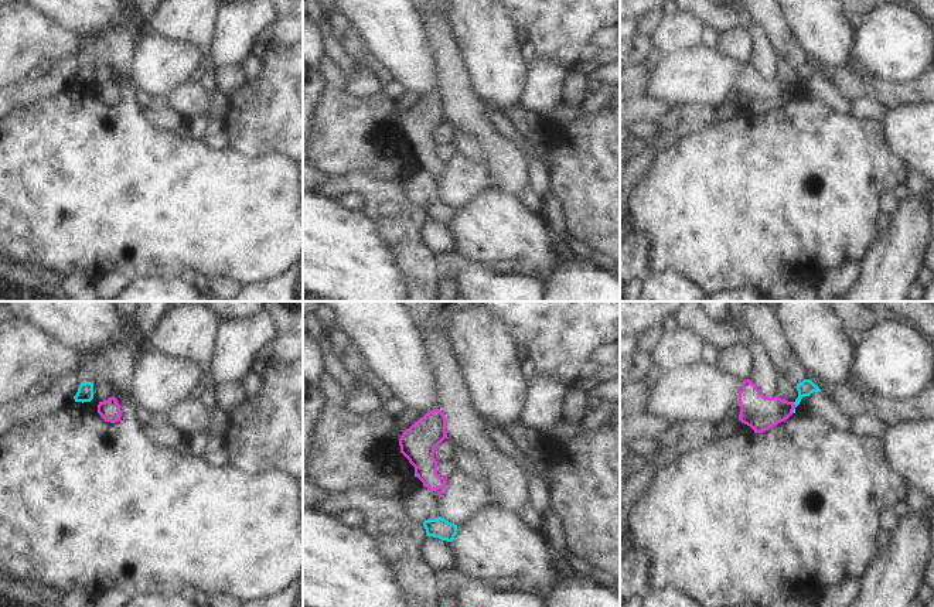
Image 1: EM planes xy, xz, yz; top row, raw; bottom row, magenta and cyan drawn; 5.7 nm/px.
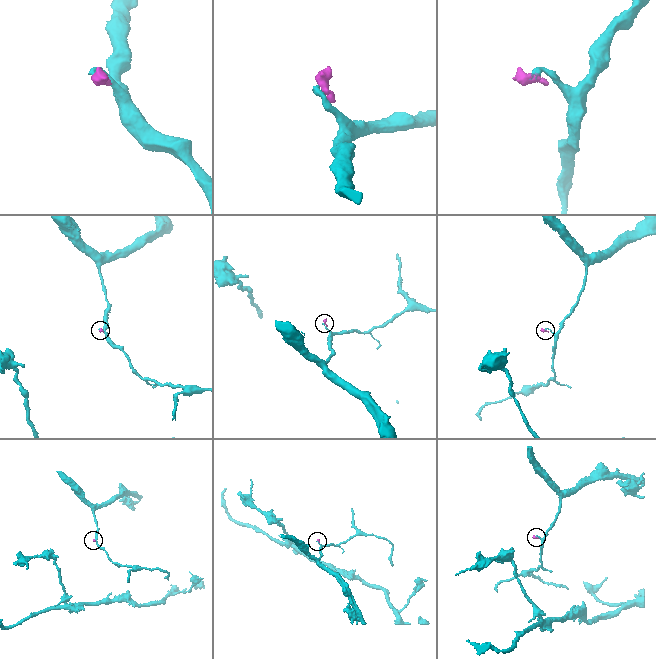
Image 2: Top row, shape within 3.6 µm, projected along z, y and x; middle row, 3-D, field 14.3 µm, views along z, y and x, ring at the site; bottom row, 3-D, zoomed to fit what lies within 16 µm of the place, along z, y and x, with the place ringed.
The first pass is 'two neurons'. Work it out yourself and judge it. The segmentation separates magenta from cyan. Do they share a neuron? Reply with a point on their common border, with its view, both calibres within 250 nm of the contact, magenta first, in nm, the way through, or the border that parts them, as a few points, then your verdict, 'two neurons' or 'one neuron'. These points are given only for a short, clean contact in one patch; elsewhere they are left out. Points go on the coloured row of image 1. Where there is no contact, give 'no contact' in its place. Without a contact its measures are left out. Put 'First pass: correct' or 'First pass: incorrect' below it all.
contact yz (794, 408); calibres 190 and 90 nm; border yz (794, 402), (791, 412); two neurons
First pass: correct

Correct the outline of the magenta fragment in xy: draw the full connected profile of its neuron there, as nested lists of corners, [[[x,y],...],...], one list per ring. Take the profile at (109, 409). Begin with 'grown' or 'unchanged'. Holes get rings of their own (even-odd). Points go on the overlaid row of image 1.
unchanged; [[[115,396],[109,398],[105,402],[99,402],[98,413],[102,416],[105,422],[116,423],[122,417],[120,405]]]

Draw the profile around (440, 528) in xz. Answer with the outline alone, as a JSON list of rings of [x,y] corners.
[[[442,516],[425,521],[423,526],[429,536],[447,542],[451,542],[457,533],[457,525],[443,519]]]

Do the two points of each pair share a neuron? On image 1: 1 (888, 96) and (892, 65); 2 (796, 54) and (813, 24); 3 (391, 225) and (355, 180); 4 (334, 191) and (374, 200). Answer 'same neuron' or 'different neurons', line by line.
1: different neurons
2: different neurons
3: different neurons
4: same neuron

